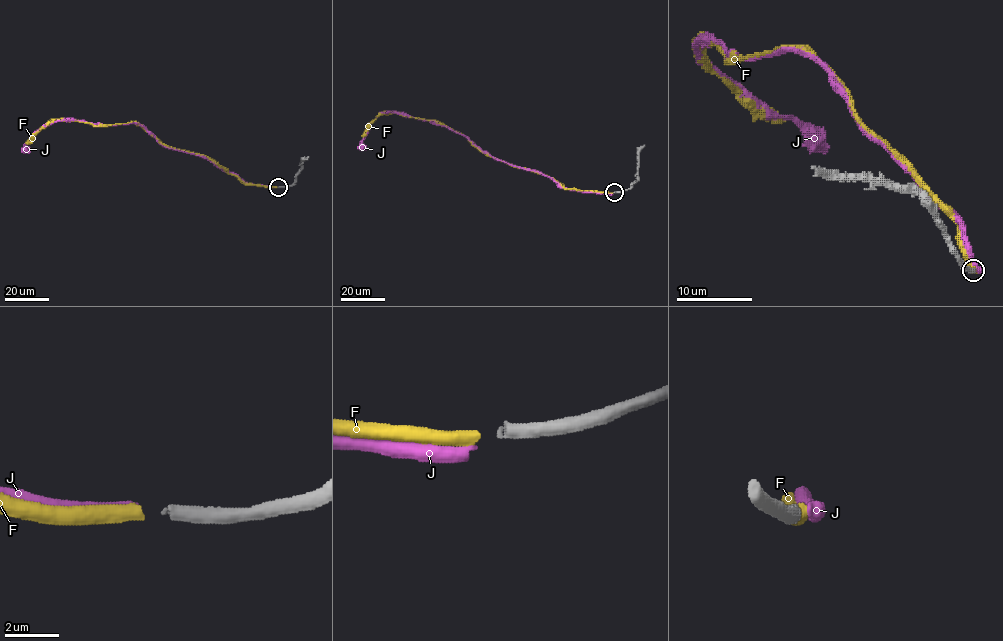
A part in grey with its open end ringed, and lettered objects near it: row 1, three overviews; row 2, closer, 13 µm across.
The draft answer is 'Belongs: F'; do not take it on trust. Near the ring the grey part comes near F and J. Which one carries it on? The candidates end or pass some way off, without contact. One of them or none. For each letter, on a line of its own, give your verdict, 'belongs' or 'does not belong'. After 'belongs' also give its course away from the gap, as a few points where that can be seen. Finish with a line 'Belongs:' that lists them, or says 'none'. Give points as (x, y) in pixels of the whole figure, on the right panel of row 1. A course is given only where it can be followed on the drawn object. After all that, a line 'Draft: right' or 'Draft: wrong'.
F: belongs; course (972, 270), (959, 227), (823, 66), (779, 49), (726, 60), (702, 41), (715, 72), (785, 119)
J: does not belong
Belongs: F
Draft: right

